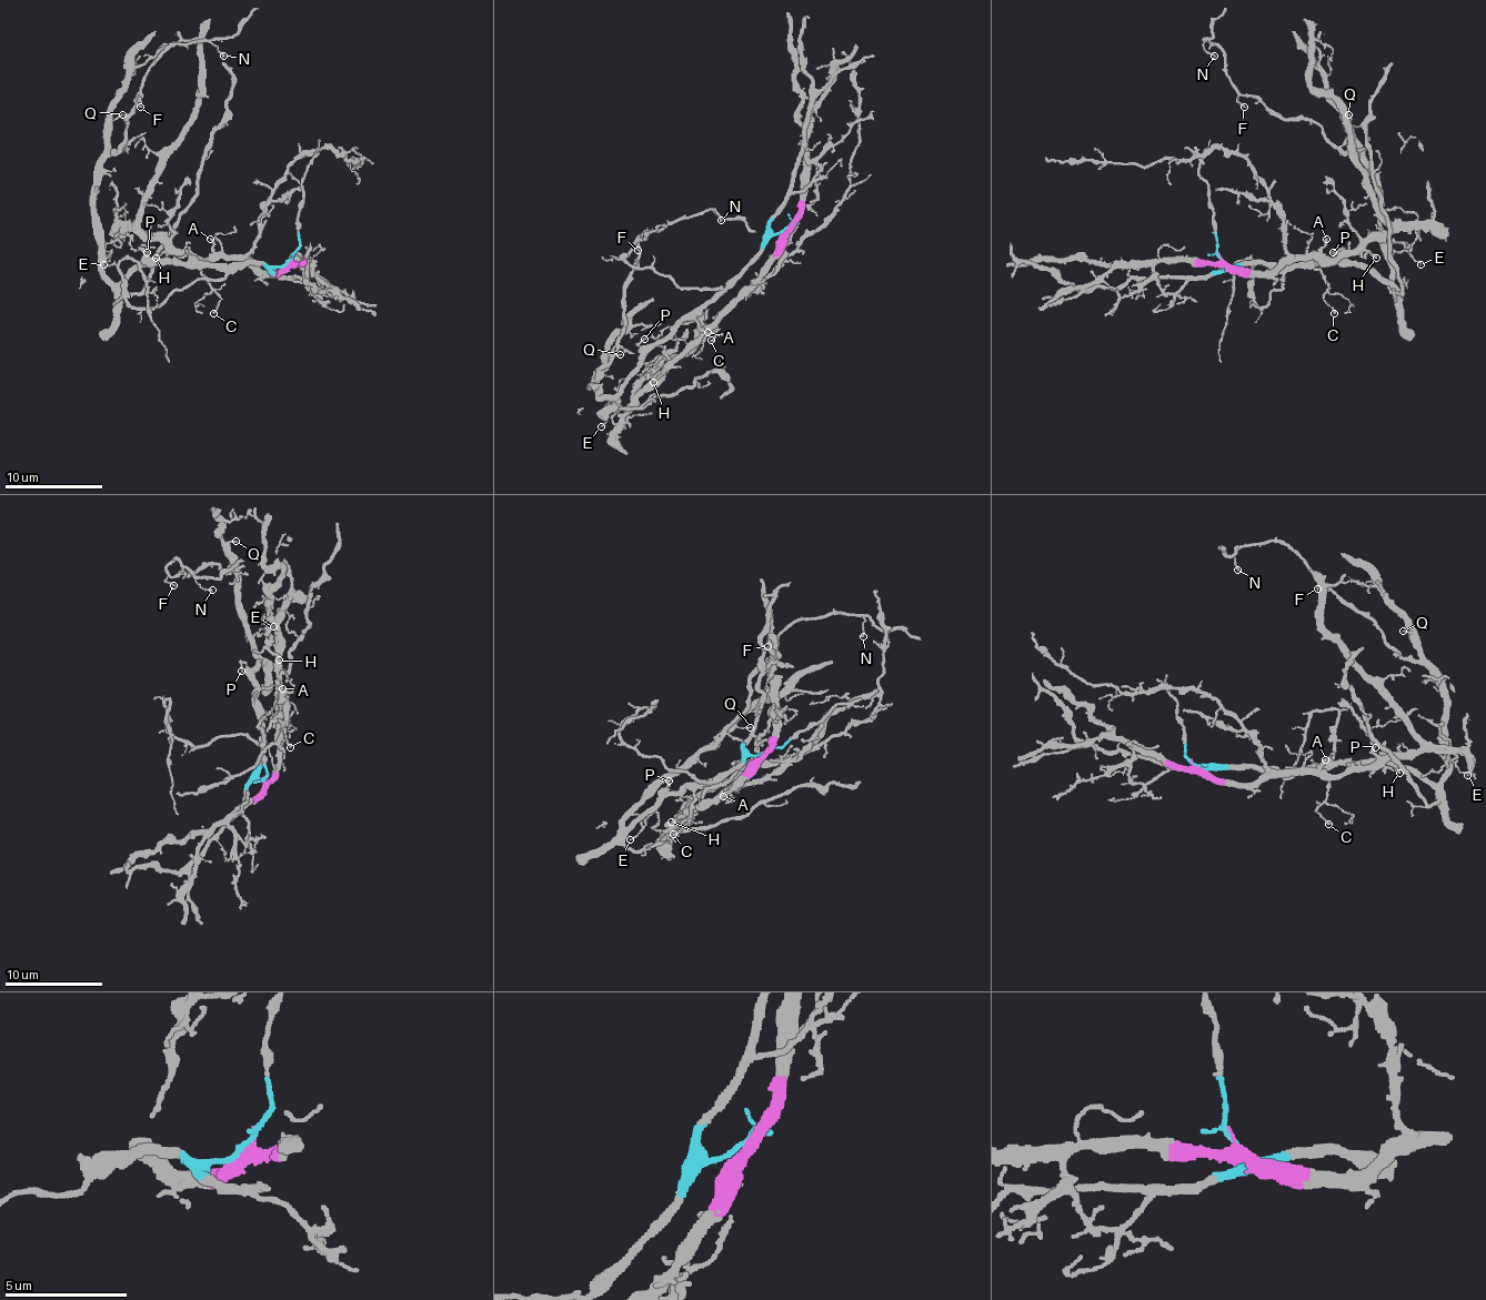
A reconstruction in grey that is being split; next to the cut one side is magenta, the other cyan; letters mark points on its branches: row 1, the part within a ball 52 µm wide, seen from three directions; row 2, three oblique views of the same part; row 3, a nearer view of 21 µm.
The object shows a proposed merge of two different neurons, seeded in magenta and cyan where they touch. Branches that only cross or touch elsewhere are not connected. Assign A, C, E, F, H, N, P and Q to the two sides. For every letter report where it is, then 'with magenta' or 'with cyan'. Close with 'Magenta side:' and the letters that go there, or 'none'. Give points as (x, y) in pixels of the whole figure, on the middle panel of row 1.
A: (708, 332) | with magenta
C: (711, 340) | with cyan
E: (601, 426) | with cyan
F: (638, 250) | with cyan
H: (653, 382) | with magenta
N: (721, 220) | with cyan
P: (644, 339) | with cyan
Q: (620, 354) | with cyan
Magenta side: A, H

